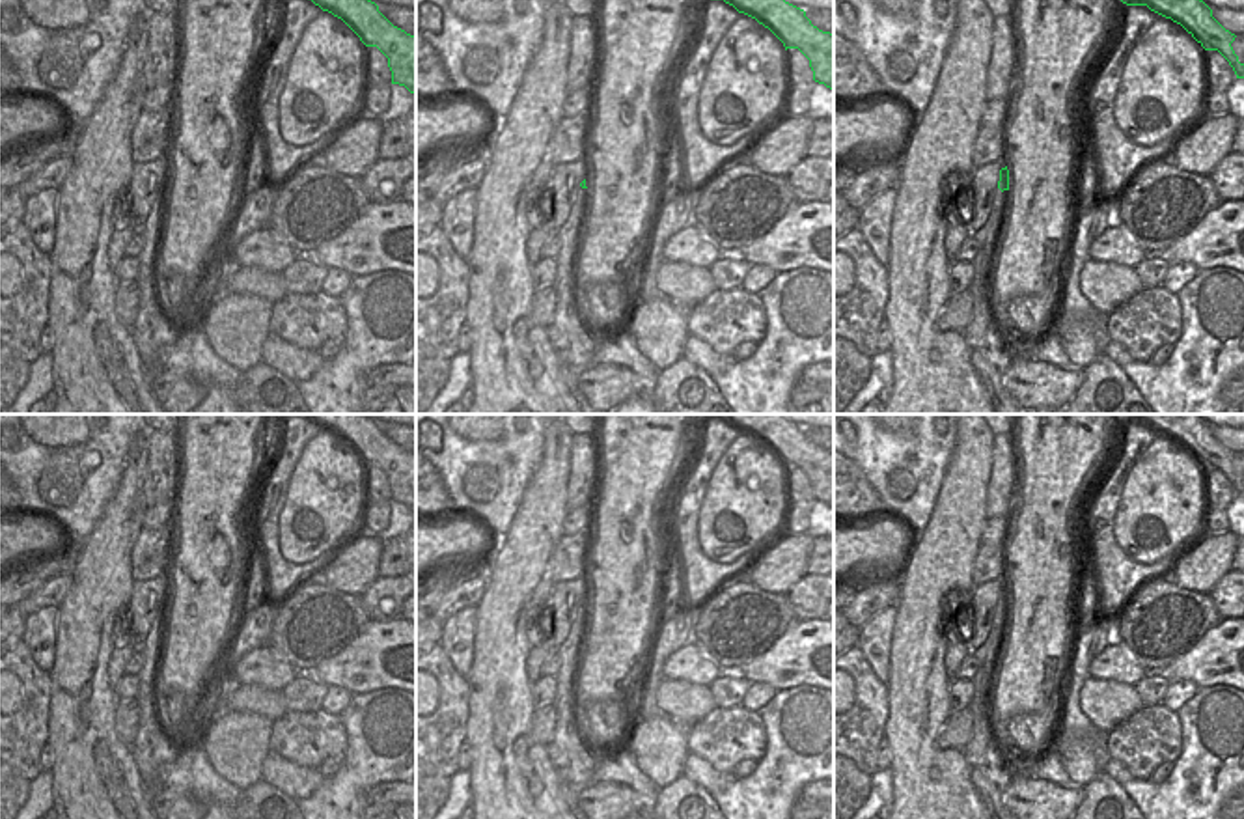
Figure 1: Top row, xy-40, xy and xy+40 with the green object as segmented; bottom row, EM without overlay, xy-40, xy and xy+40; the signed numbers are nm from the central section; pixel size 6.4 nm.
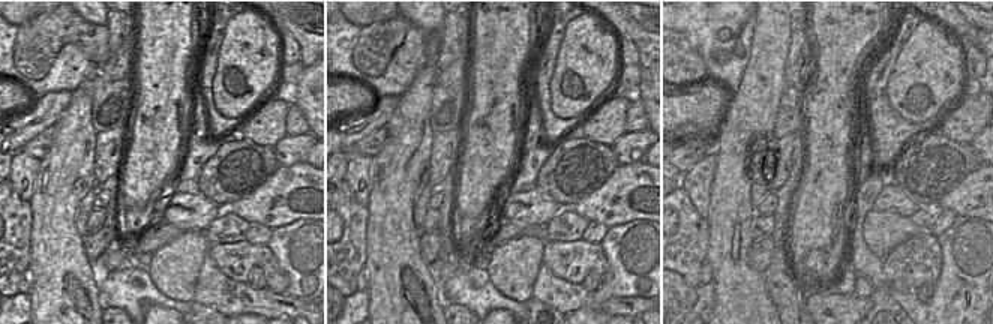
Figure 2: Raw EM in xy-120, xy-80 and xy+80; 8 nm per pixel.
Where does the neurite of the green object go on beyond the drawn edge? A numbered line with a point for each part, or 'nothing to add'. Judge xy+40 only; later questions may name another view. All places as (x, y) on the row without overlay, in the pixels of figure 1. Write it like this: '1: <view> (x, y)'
nothing to add

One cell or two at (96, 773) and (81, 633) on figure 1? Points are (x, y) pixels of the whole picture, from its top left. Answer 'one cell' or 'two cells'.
one cell

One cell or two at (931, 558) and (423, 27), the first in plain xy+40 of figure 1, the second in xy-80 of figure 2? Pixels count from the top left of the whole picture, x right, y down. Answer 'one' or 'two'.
two

